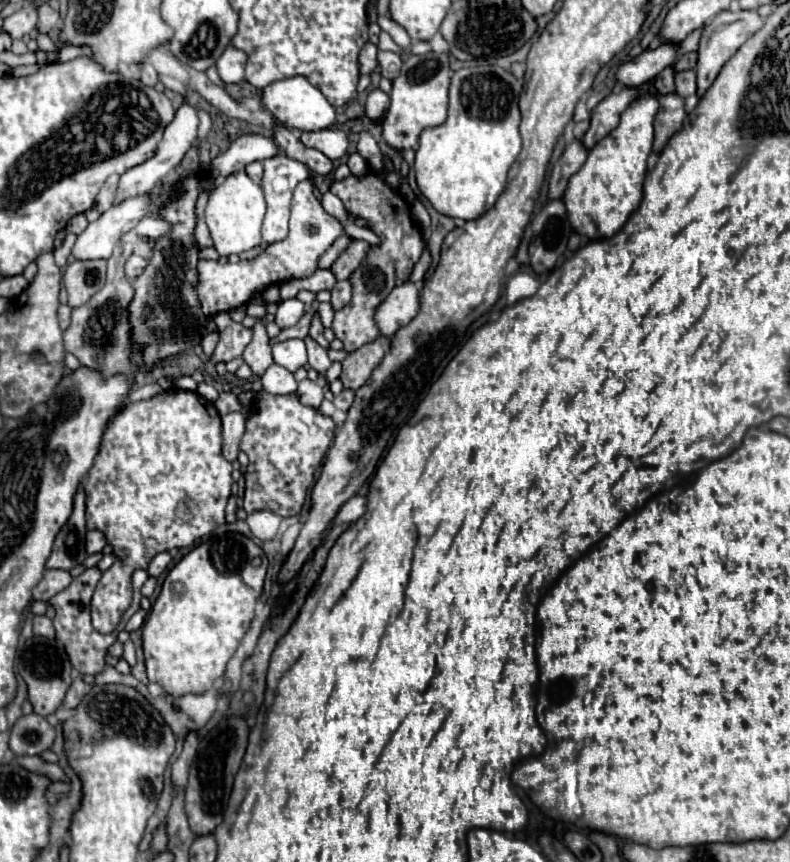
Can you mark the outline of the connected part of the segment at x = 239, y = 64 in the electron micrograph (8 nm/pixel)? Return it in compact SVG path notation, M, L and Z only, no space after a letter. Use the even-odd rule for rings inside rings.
M228 46L216 62L222 82L238 84L244 78L244 64L246 64L246 54L242 54L242 50L236 50L234 46Z

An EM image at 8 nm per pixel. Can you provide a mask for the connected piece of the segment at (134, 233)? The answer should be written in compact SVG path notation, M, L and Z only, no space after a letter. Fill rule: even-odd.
M140 220L128 234L124 234L114 250L114 254L108 258L108 280L106 286L92 296L90 302L84 306L72 308L72 324L64 332L64 348L72 352L84 366L98 368L104 374L116 374L118 370L130 370L130 324L126 306L130 304L130 298L134 296L130 280L124 276L124 262L132 252L144 252L152 254L152 242L162 236L168 230L166 222L162 220ZM142 236L150 236L150 242L144 242Z

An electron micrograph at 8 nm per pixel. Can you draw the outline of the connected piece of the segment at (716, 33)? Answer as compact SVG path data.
M724 10L720 12L710 24L706 24L706 28L702 30L702 38L700 38L700 48L698 48L698 66L696 66L696 74L698 74L698 96L702 96L712 82L716 80L718 72L722 70L722 66L736 54L736 50L762 28L764 20L758 16L756 10L738 10L738 12L730 12Z

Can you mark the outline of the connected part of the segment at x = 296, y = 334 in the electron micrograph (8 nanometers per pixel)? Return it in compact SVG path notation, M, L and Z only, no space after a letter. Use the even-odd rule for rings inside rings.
M312 302L310 310L300 318L300 322L292 328L284 328L280 330L278 336L270 338L270 344L278 344L278 342L284 342L284 340L290 340L290 338L304 338L308 334L308 328L310 328L310 320L312 320L312 314L318 310L318 302Z

